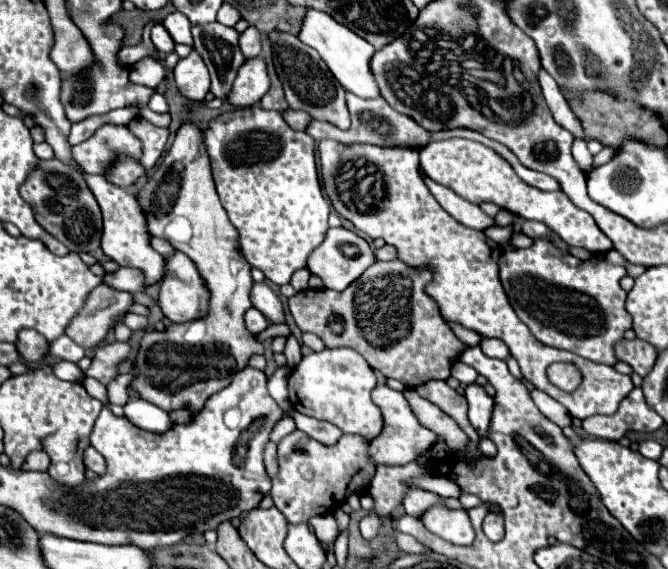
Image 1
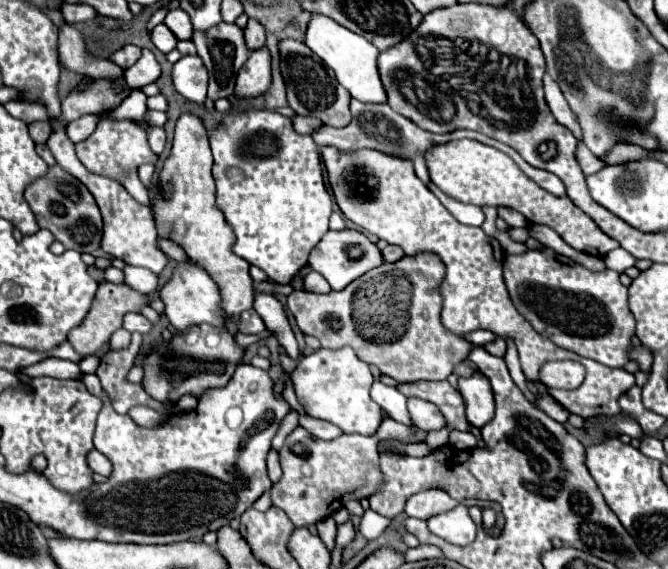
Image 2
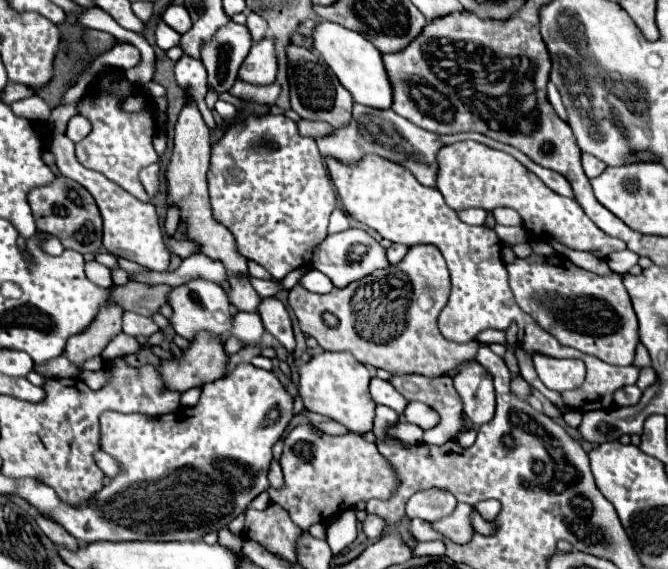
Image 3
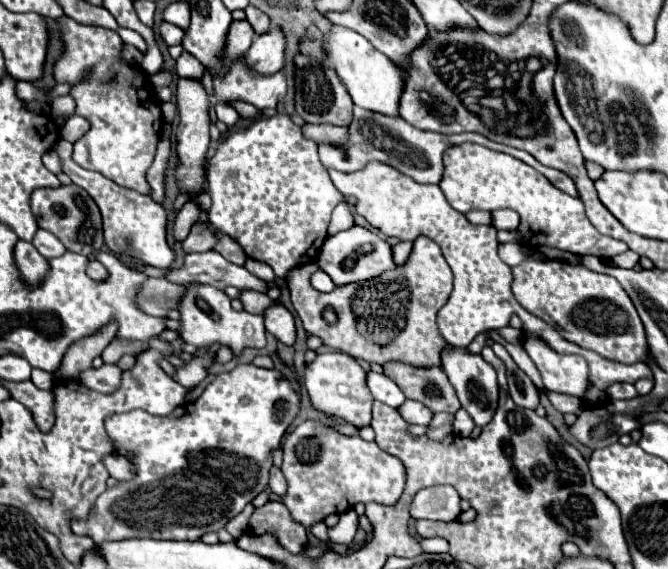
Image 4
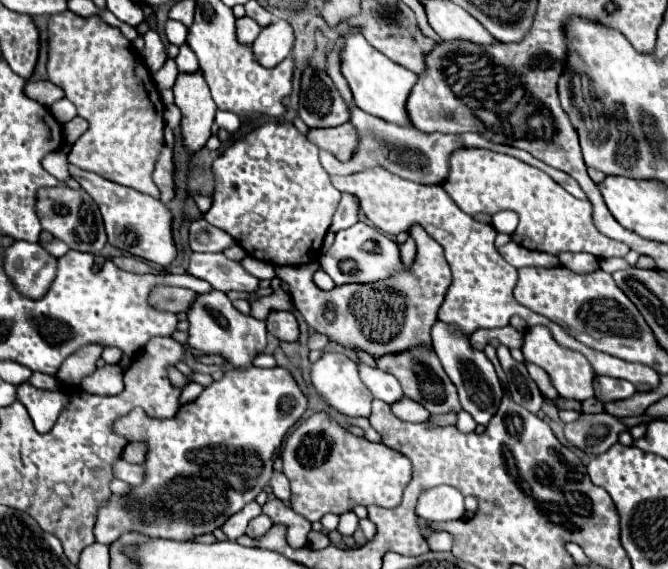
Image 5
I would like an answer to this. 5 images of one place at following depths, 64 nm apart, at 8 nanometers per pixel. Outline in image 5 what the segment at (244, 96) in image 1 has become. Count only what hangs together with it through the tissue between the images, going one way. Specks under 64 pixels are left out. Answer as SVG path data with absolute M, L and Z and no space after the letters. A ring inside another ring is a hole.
M278 20L262 28L260 36L252 42L252 54L256 62L264 68L274 68L292 52L292 28Z

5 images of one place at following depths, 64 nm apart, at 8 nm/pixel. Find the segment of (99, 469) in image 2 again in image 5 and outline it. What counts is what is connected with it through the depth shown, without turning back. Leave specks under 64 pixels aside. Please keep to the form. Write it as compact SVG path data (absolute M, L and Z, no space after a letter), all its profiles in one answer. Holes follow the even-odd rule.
M124 458L116 460L116 464L114 464L114 474L116 474L116 478L128 482L130 486L142 484L142 466L130 464L130 462L126 462Z

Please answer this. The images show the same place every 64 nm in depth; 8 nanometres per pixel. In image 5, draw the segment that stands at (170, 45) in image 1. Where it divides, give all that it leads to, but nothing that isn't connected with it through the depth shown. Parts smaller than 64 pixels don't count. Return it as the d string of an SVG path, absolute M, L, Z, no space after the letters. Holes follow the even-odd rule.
M168 20L166 26L164 26L164 32L166 32L166 38L170 44L176 44L176 46L182 46L186 42L186 34L188 34L188 28L176 20Z

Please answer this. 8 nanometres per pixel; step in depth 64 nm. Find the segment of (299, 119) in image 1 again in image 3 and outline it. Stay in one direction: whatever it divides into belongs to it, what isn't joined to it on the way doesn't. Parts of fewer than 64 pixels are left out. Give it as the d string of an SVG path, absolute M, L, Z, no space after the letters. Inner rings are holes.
M298 120L298 132L302 136L310 136L310 138L318 138L318 136L326 136L330 134L334 128L330 124L324 124L320 120Z

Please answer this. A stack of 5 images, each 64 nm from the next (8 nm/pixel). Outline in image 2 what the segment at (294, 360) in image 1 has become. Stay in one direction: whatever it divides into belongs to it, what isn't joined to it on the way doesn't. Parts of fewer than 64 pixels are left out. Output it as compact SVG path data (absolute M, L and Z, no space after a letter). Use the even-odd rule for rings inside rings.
M256 292L254 294L254 310L264 318L264 324L270 332L274 332L274 336L278 338L278 342L284 346L286 354L292 360L300 358L300 350L298 350L298 342L294 338L294 332L288 324L284 306L276 300L274 294L266 294L266 292Z

